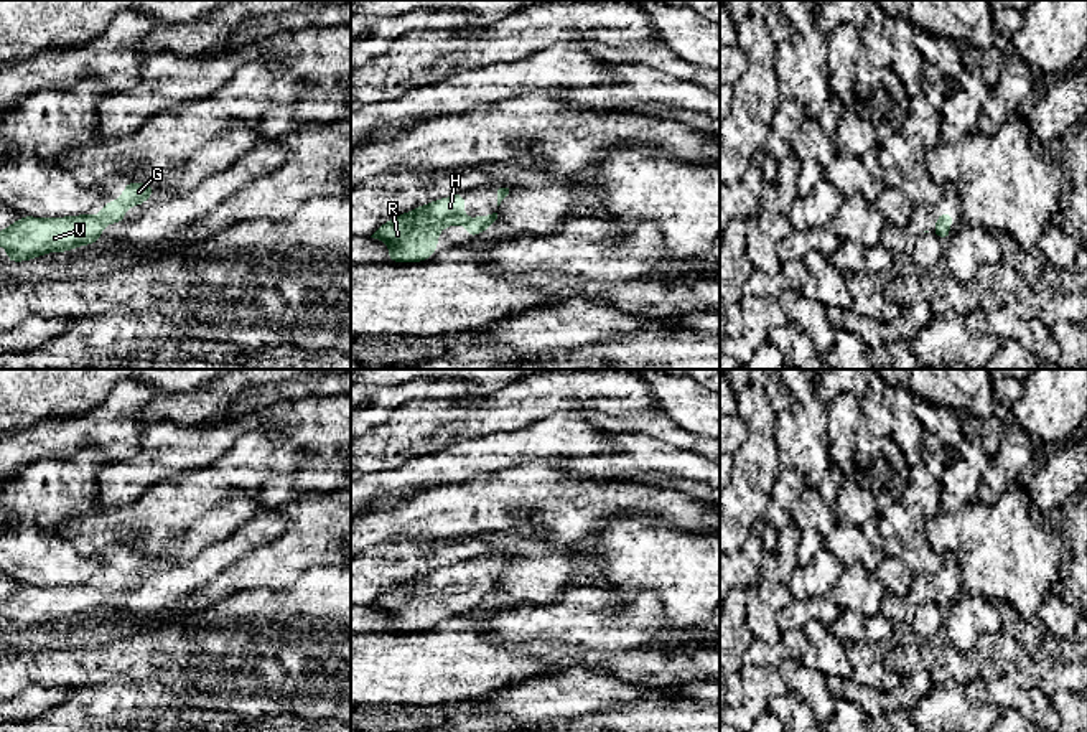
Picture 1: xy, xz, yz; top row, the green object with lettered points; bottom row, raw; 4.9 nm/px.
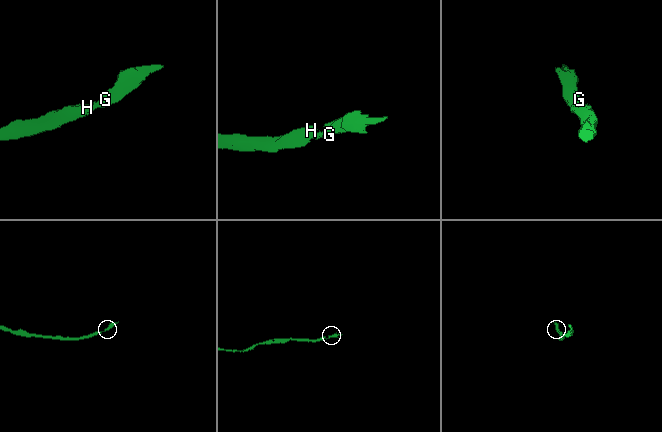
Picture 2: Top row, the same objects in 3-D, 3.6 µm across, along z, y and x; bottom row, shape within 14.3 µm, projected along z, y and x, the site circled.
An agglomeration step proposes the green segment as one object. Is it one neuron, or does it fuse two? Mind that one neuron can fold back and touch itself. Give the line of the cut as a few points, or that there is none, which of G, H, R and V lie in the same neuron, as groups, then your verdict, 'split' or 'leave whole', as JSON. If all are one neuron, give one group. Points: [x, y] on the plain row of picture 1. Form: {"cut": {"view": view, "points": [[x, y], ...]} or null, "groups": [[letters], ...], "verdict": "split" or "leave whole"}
{"cut": null, "groups": [["G", "H", "R", "V"]], "verdict": "leave whole"}

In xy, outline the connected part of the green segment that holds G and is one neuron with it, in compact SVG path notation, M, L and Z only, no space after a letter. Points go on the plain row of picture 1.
M142 551L125 552L124 564L114 572L105 570L97 585L87 582L64 587L21 585L0 600L0 617L8 620L7 633L97 613L105 594L124 592L125 579L143 574L155 559Z

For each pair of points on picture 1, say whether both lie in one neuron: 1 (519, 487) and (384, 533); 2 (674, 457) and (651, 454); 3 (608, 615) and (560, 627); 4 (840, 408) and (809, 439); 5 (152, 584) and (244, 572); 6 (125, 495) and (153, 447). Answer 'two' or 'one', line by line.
1: one
2: one
3: one
4: two
5: two
6: one

